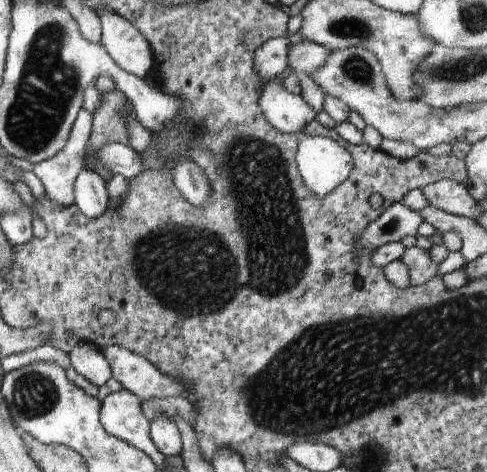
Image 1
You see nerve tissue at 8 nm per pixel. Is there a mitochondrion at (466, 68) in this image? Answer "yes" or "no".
yes

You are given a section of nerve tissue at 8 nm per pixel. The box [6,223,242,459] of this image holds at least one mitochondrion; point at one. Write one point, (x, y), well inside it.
(33, 395)

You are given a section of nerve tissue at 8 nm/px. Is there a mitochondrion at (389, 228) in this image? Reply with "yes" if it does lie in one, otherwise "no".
no

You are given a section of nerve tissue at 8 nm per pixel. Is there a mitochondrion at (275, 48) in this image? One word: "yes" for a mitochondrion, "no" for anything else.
no

